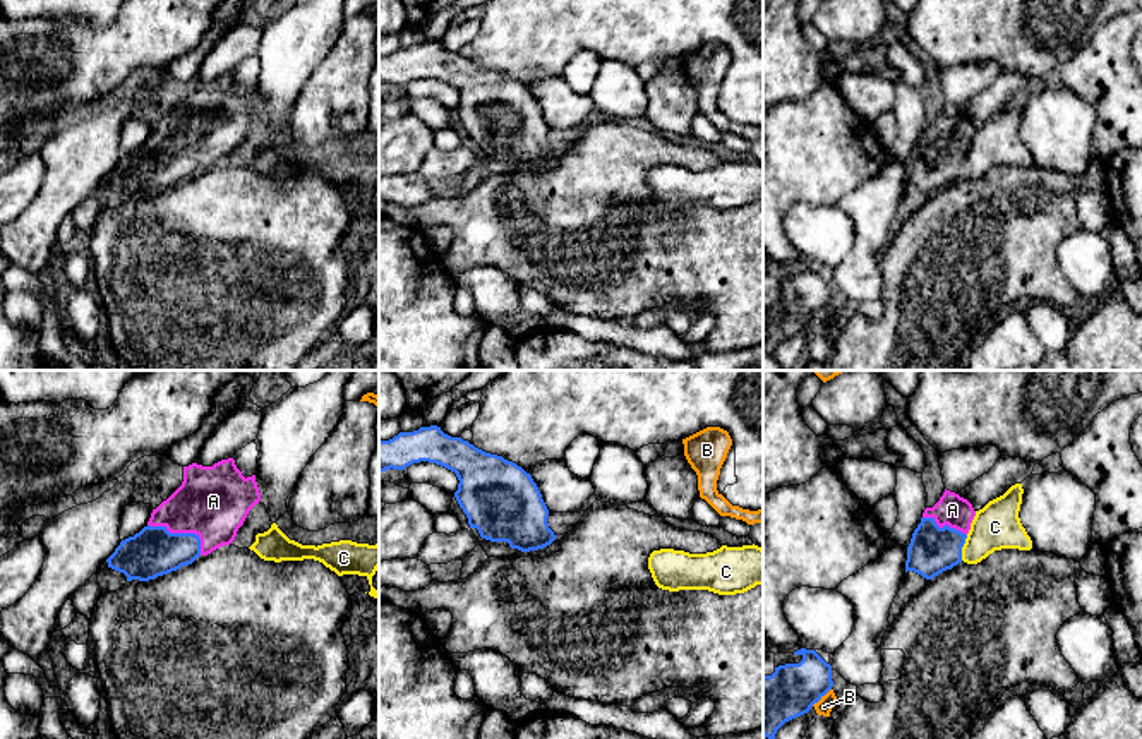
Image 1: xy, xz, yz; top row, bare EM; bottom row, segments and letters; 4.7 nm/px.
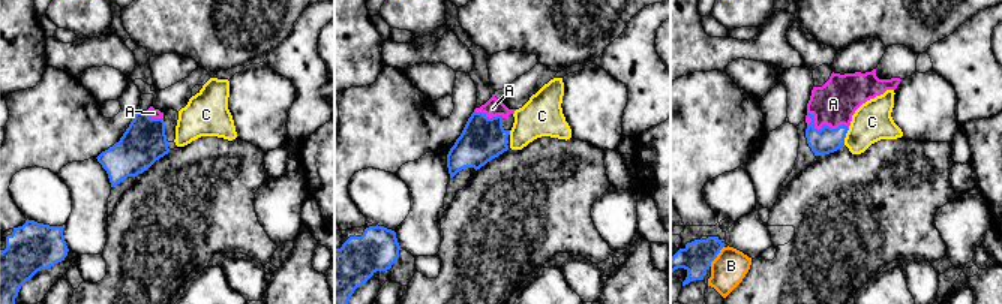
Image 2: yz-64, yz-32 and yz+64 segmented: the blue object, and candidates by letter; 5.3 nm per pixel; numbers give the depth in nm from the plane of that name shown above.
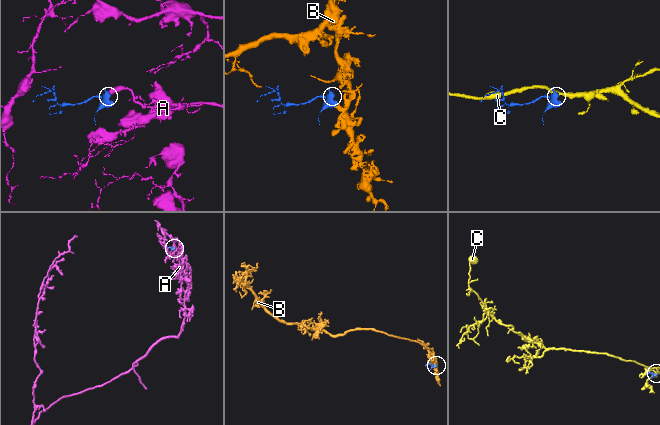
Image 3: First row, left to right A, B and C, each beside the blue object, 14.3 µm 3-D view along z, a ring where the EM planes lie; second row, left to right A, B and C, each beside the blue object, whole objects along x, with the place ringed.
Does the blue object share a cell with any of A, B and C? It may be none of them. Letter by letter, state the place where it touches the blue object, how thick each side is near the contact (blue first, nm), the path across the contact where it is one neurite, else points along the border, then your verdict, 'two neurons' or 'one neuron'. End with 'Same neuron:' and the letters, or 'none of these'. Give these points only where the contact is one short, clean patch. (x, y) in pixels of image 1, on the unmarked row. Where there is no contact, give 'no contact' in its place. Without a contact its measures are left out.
A: contact xy (182, 150); calibres 240 and 340 nm; way xy (151, 168), (182, 150), (213, 117); one neuron
B: contact yz (820, 314); calibres 260 and 80 nm; border yz (830, 304), (811, 321); two neurons
C: contact yz (962, 162); calibres 220 and 220 nm; border yz (967, 151), (961, 175); two neurons
Same neuron: A

